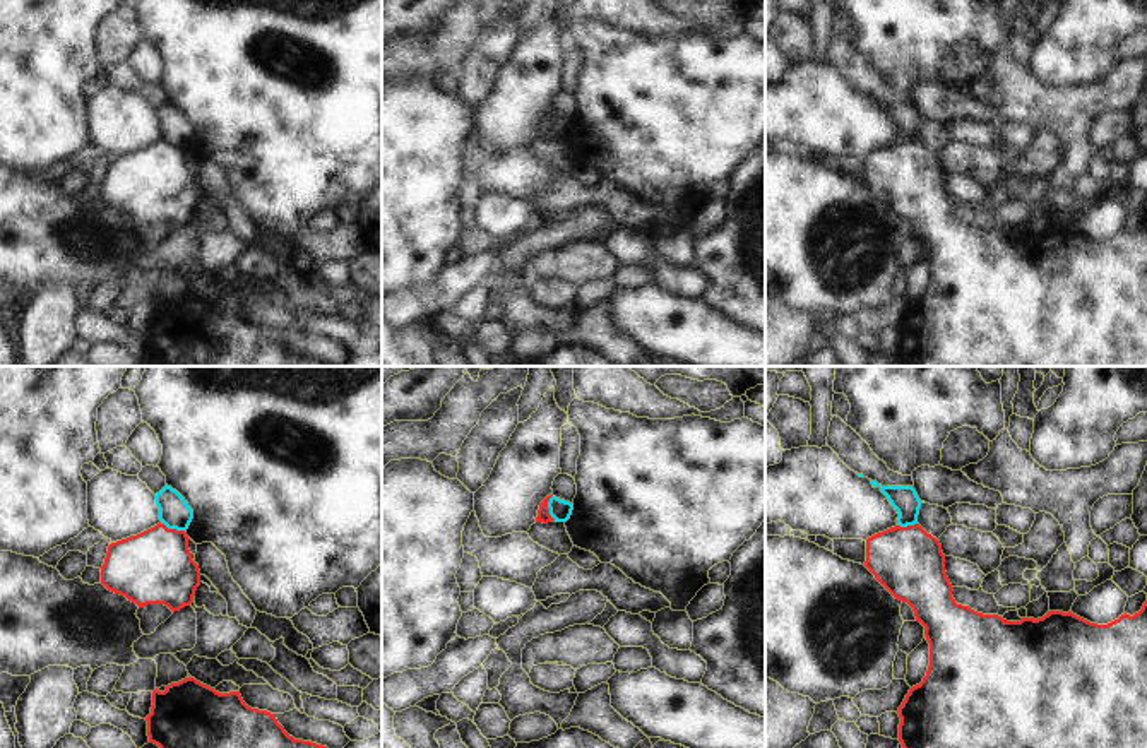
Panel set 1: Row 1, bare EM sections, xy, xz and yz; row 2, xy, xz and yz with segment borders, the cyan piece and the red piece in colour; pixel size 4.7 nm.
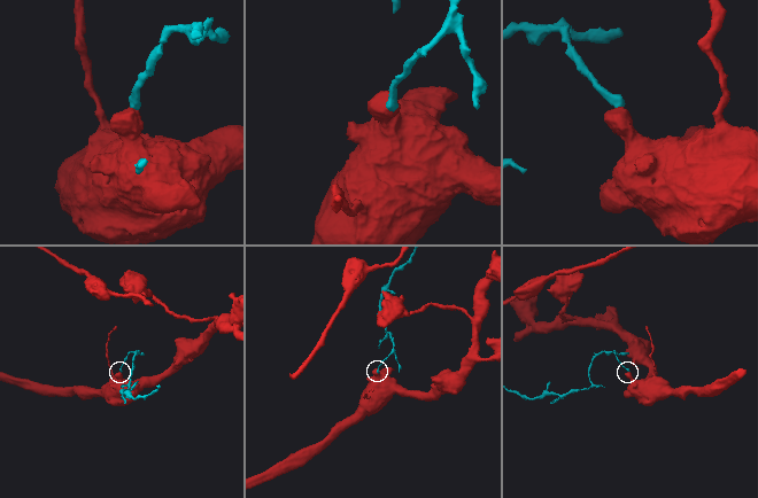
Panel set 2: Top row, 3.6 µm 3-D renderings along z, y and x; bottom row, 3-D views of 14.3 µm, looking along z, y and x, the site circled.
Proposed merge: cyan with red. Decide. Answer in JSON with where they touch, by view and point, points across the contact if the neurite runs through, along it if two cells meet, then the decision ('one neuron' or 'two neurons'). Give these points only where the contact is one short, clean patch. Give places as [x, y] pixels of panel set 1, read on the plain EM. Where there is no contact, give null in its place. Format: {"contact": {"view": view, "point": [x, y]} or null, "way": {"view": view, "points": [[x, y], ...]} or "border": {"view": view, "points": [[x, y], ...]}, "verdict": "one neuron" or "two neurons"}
{"contact": {"view": "xy", "point": [173, 144]}, "border": {"view": "xy", "points": [[160, 139], [185, 149]]}, "verdict": "two neurons"}

